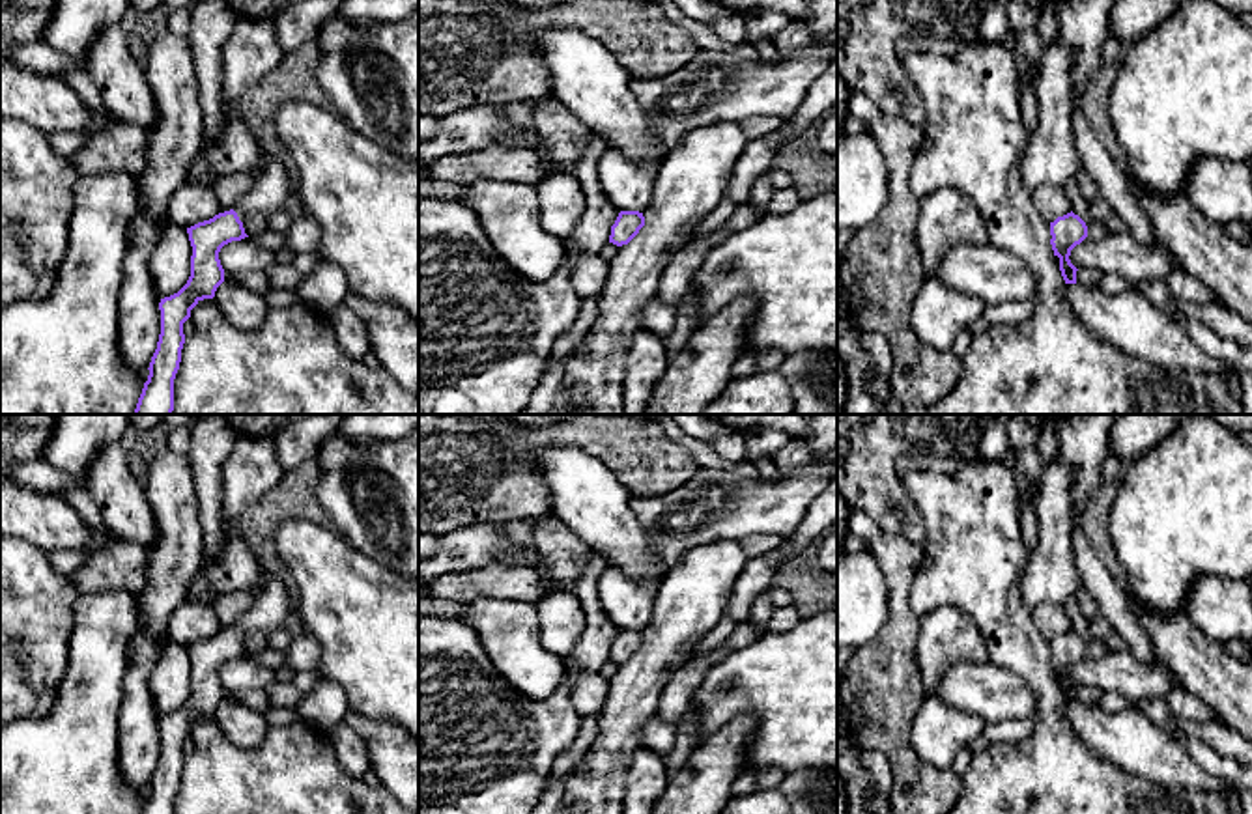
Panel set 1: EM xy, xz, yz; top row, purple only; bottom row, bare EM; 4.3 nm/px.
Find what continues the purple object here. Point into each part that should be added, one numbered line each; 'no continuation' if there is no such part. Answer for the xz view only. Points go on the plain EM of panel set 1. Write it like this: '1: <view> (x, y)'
no continuation

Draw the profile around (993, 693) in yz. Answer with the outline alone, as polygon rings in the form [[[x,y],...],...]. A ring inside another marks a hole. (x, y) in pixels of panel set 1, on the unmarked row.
[[[959,663],[942,674],[936,696],[985,723],[1035,717],[1035,698],[1026,681],[994,663]]]

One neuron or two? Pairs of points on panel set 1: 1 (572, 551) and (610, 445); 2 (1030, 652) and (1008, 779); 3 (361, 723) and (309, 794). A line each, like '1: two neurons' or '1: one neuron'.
1: two neurons
2: one neuron
3: two neurons

